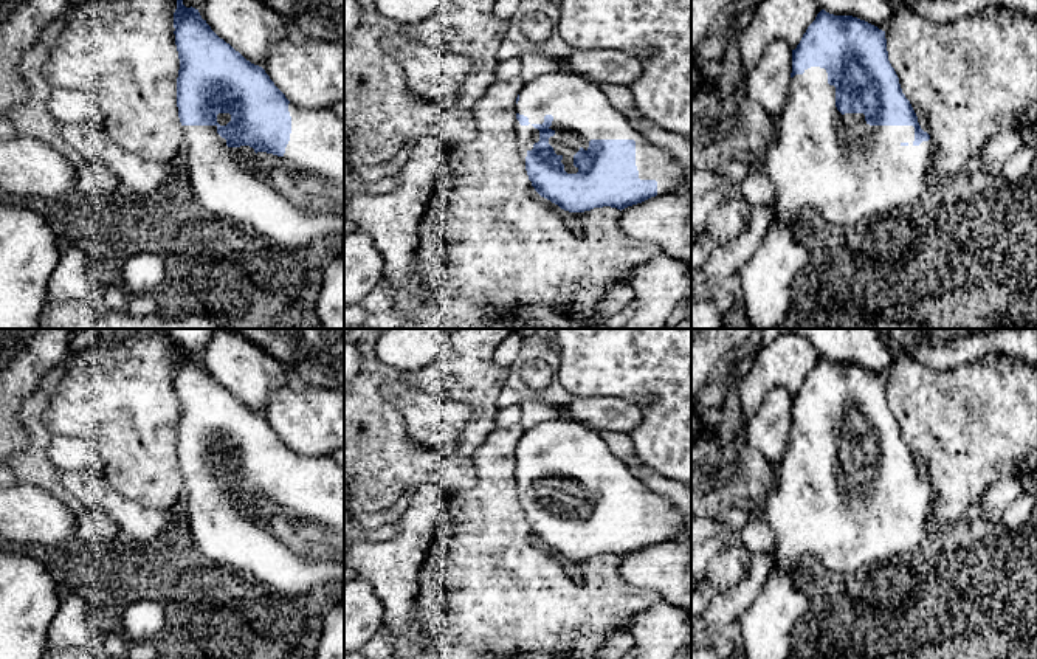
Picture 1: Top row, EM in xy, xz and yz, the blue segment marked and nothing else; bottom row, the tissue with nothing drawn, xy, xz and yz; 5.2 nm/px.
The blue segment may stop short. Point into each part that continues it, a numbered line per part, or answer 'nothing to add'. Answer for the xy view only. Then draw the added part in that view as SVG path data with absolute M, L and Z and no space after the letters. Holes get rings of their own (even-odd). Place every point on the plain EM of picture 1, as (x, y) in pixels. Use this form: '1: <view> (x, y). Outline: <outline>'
1: xy (292, 548). Outline: M288 451L290 488L282 504L254 499L250 493L228 495L217 473L181 473L186 501L184 519L192 538L205 538L208 555L223 557L229 566L250 577L264 594L305 594L333 585L344 597L344 470L330 457L302 456Z

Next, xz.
1: xz (582, 459). Outline: M564 417L536 423L530 430L525 430L519 440L516 461L527 464L530 470L529 473L521 473L516 467L516 493L524 512L527 499L539 488L539 478L533 473L543 471L544 464L552 462L553 468L549 476L552 476L555 482L549 485L549 492L556 502L563 504L561 510L567 521L578 519L578 515L574 513L574 502L581 495L587 498L591 487L634 487L639 526L656 527L657 543L673 541L673 537L685 529L684 516L676 505L668 498L651 492L646 484L611 451L601 436L583 423Z

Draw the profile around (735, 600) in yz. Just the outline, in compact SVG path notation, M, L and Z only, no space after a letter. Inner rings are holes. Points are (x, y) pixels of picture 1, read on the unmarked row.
M777 549L772 554L753 555L746 577L735 586L710 602L699 614L705 625L705 633L711 639L724 626L738 622L741 614L753 603L761 592L770 572L778 568Z

